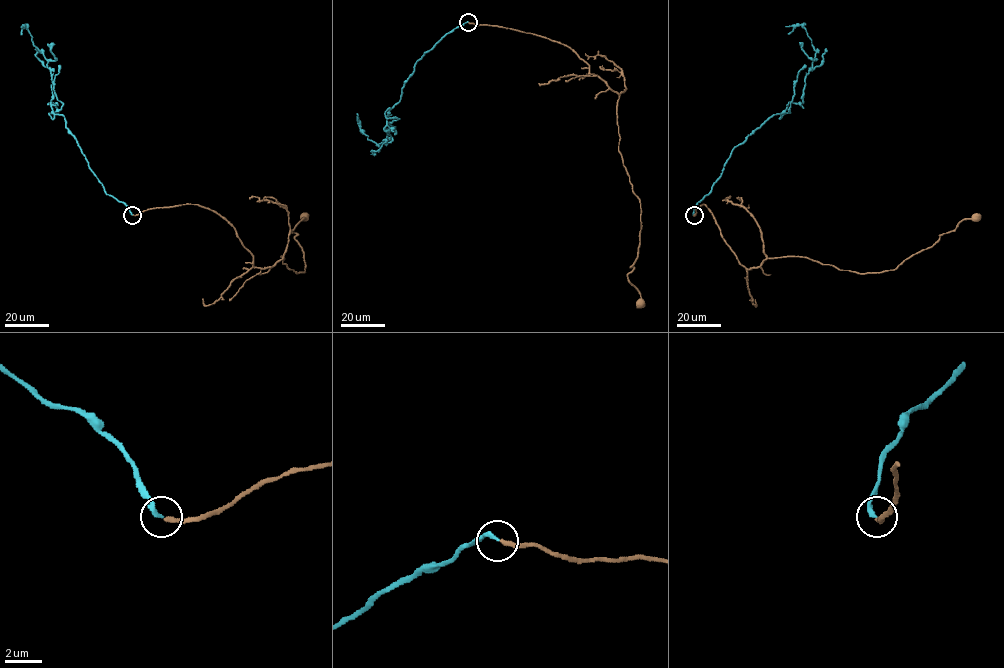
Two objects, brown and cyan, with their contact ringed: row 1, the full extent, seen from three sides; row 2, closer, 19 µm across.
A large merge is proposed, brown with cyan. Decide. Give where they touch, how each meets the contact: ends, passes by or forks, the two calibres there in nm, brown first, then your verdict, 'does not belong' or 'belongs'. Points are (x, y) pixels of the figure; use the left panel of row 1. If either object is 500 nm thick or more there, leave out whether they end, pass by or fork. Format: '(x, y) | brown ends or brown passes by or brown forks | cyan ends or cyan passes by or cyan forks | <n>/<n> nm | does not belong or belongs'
(132, 215) | brown ends | cyan ends | 200/240 nm | belongs

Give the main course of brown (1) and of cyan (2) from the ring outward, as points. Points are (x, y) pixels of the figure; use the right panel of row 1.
1: (694, 215), (705, 205), (747, 269), (767, 258), (802, 256), (864, 273), (894, 270), (963, 219), (976, 217)
2: (694, 215), (733, 149), (789, 102), (803, 102), (816, 52), (802, 25), (788, 34)

